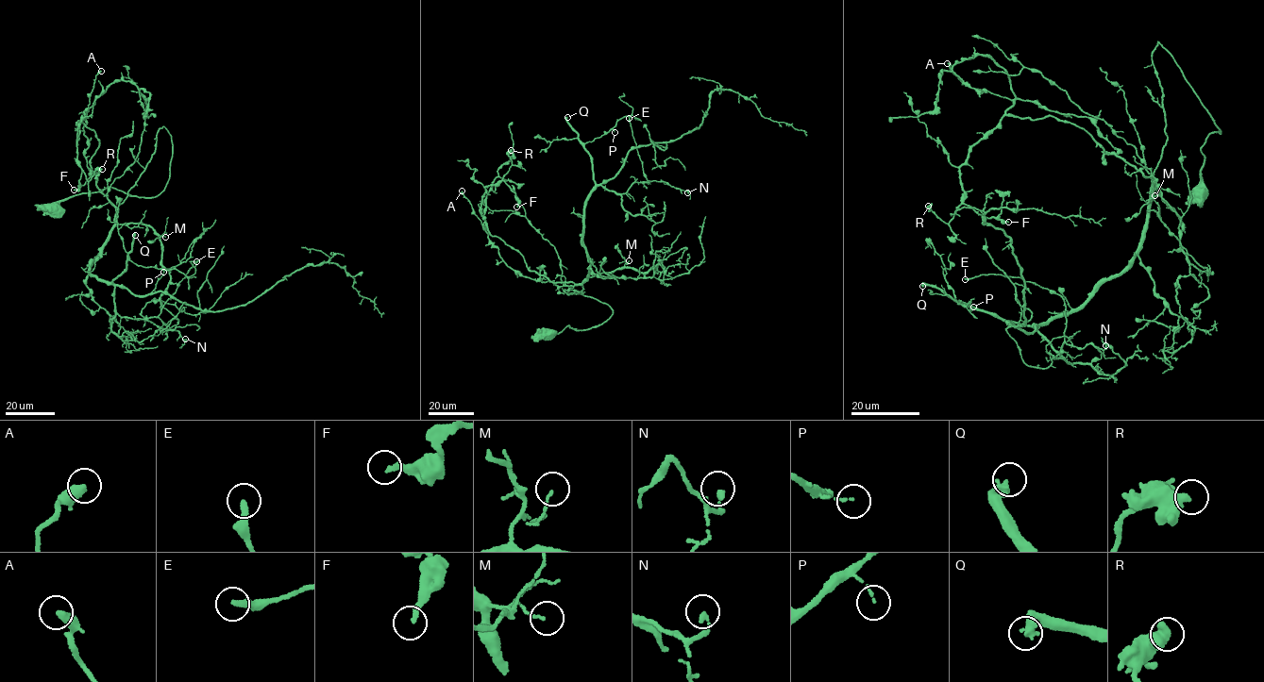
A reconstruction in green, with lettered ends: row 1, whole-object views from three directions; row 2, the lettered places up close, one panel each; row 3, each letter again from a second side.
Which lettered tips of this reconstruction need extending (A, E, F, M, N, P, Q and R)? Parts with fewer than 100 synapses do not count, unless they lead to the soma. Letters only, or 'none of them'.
Q

